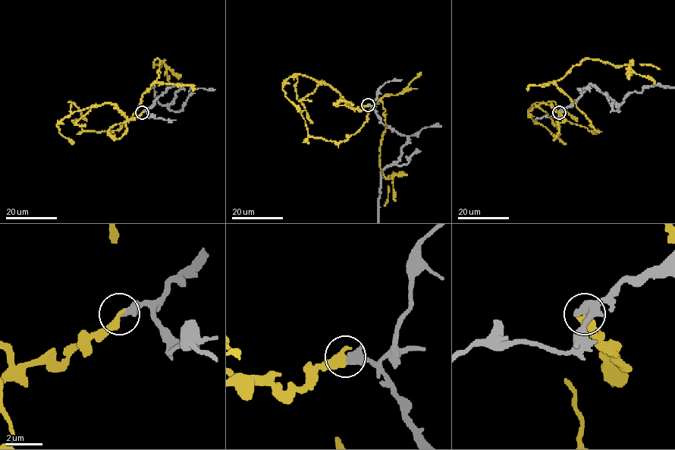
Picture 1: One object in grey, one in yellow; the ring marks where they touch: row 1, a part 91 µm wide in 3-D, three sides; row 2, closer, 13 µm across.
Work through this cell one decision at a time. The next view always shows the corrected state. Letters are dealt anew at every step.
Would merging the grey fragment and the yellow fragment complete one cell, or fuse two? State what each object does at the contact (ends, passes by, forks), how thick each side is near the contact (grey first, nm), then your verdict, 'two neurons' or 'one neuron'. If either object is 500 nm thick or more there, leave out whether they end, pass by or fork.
grey ends there; yellow ends there; 440 nm thick on the grey side, 480 nm on the other; one neuron

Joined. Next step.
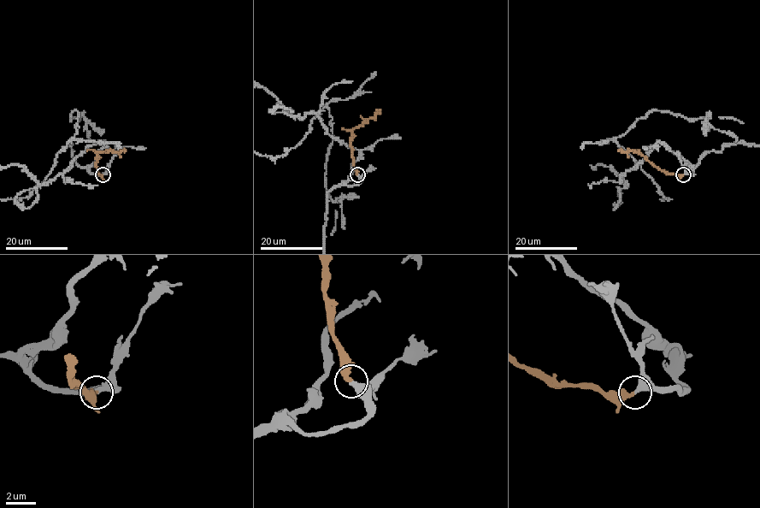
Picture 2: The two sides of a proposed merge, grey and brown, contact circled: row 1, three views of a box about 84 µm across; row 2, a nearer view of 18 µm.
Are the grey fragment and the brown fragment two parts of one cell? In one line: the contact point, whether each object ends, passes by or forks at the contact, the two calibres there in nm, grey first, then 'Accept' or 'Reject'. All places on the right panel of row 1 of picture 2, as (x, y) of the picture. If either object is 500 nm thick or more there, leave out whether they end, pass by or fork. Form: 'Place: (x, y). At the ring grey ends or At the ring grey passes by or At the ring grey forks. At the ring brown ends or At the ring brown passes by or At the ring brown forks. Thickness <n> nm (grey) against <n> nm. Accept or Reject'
Place: (683, 174). At the ring grey ends. At the ring brown ends. Thickness 340 nm (grey) against 320 nm. Accept

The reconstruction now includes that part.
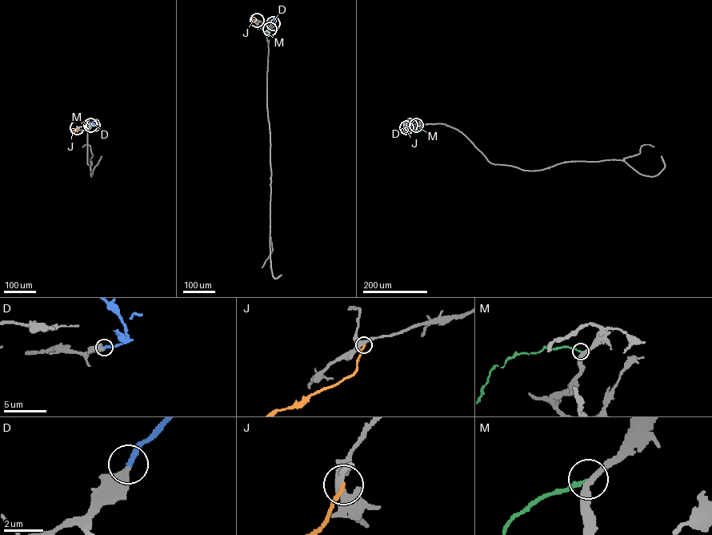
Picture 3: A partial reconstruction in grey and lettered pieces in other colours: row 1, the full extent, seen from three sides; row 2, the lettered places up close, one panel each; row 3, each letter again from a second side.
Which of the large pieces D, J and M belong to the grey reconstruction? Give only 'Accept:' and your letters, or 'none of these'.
Accept: D

